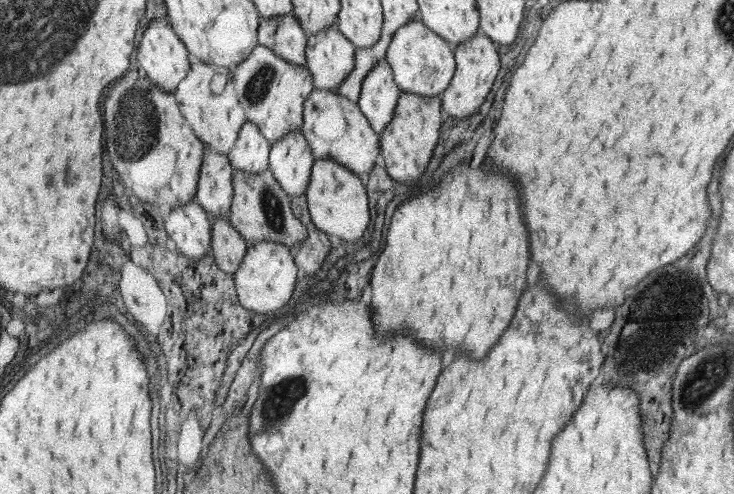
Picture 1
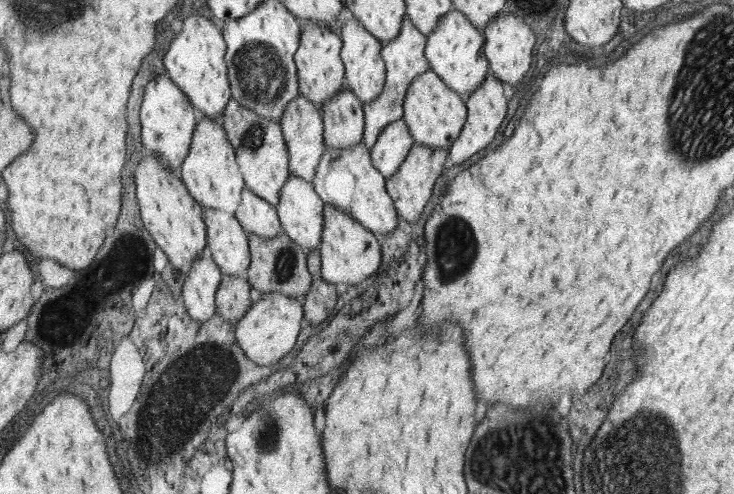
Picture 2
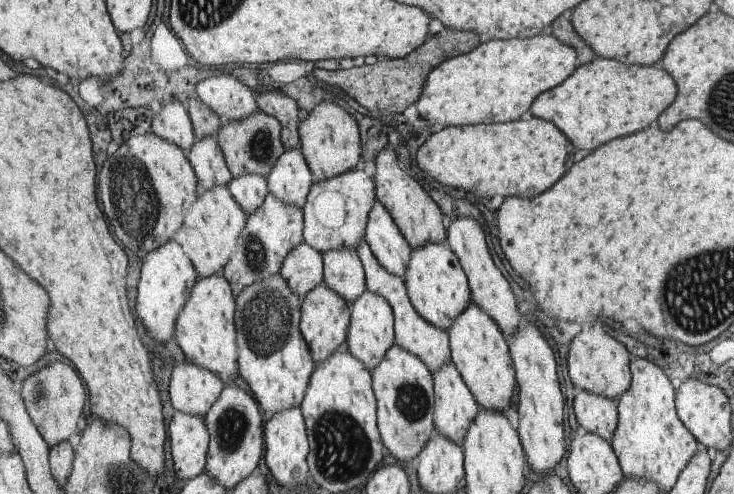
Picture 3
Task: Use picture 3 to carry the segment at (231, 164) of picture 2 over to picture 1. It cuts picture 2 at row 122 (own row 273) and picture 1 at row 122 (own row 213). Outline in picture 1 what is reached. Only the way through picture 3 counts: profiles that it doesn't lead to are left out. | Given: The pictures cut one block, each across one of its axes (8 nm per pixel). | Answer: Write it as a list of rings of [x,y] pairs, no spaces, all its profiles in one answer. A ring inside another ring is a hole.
[[[190,57],[189,61],[190,71],[188,71],[186,78],[180,81],[174,92],[180,102],[181,112],[192,125],[194,132],[202,139],[202,143],[227,155],[228,151],[237,146],[238,134],[248,120],[241,100],[238,99],[230,71],[226,67],[203,63],[194,57]],[[214,74],[218,74],[220,84],[226,84],[226,87],[222,88],[222,92],[218,92],[218,94],[210,88]]]

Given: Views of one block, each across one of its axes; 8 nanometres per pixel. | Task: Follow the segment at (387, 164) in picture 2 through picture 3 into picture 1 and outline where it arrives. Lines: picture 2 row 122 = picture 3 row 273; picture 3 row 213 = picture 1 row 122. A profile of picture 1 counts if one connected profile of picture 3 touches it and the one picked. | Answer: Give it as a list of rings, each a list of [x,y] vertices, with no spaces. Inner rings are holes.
[[[384,58],[366,75],[361,96],[357,100],[374,131],[381,133],[389,126],[396,114],[401,95],[401,87],[393,75],[392,66]]]

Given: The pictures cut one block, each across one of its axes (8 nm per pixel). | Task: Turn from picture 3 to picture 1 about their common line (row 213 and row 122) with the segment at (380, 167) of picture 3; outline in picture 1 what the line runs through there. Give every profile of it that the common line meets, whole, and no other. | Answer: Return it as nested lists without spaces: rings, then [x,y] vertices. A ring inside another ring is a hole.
[[[402,92],[397,104],[396,114],[386,130],[381,132],[381,151],[387,173],[398,183],[406,183],[411,188],[428,166],[432,150],[439,140],[440,131],[440,96],[422,96]]]

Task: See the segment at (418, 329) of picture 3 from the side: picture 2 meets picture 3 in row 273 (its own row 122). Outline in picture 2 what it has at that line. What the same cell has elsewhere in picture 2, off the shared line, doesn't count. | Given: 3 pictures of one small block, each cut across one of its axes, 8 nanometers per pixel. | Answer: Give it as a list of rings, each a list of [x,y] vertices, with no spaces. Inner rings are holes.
[[[408,15],[405,16],[404,23],[401,28],[401,34],[398,38],[390,40],[390,43],[385,44],[381,48],[381,56],[385,61],[386,82],[385,90],[378,98],[364,104],[365,113],[365,136],[363,143],[366,144],[370,150],[376,146],[378,138],[380,138],[382,131],[390,123],[402,119],[405,116],[405,96],[409,92],[414,79],[418,75],[425,74],[432,66],[429,64],[429,59],[425,56],[425,47],[428,46],[428,36],[422,33]]]

